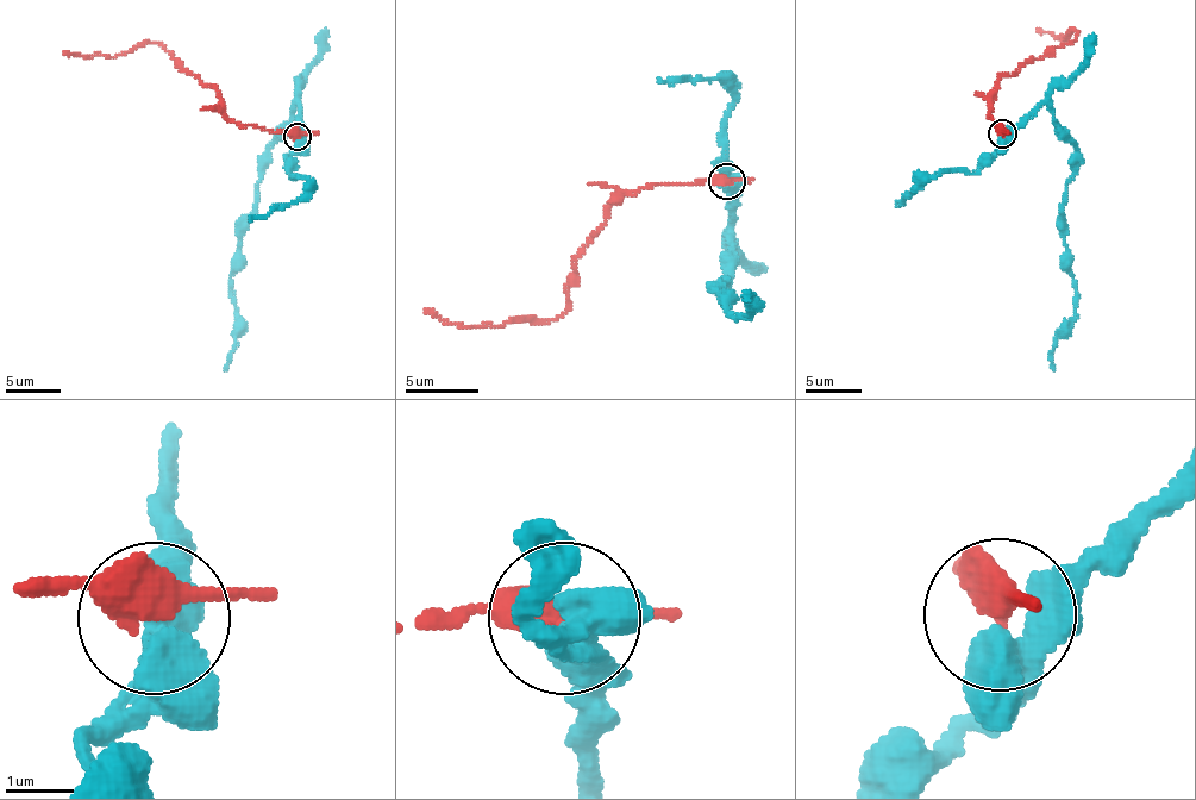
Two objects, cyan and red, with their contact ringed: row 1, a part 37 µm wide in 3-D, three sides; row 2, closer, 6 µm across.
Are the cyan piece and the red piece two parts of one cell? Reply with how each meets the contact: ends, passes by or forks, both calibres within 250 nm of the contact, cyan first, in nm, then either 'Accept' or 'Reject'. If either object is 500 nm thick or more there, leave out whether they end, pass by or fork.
At the ring cyan passes by. At the ring red passes by. Thickness 480 nm (cyan) against 440 nm. Reject

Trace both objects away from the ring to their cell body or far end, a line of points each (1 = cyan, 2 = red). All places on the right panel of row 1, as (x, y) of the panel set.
1: (1002, 135), (1045, 104), (1076, 149), (1062, 218), (1076, 304), (1075, 320), (1053, 348), (1053, 370)
2: (1001, 135), (988, 116), (1002, 76), (1072, 44), (1077, 35), (1071, 30), (1065, 41), (1037, 29)

